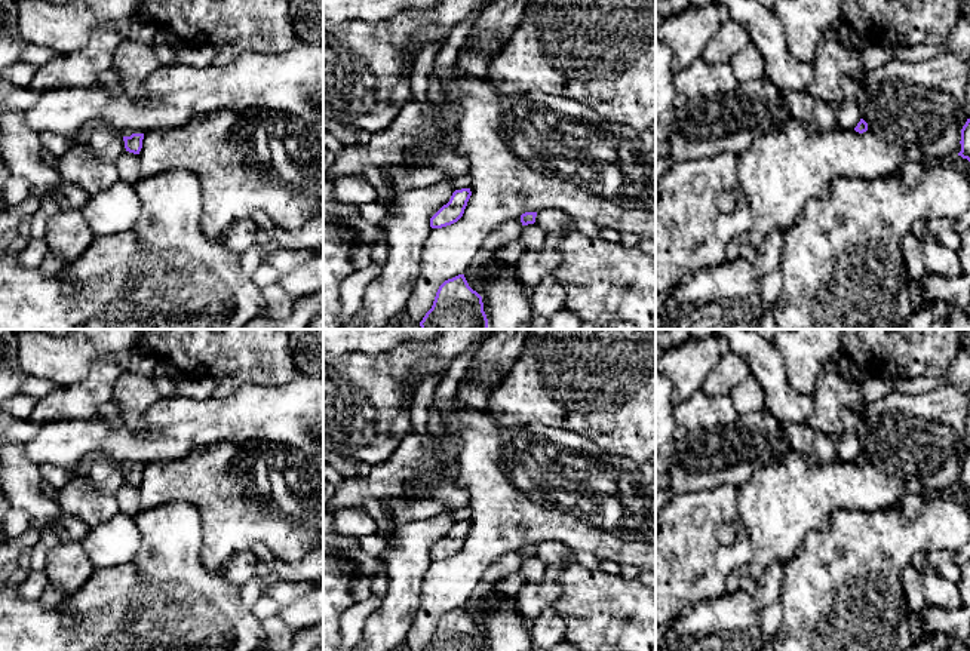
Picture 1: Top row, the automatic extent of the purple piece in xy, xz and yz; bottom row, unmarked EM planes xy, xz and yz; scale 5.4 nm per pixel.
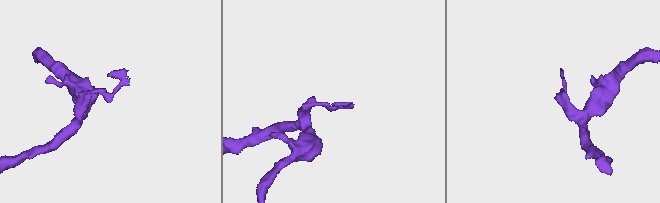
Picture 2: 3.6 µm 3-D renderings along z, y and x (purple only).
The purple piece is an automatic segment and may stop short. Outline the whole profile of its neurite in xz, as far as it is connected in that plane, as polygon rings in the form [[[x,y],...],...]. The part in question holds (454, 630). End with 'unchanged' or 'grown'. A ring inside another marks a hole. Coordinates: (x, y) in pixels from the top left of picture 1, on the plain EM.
[[[458,607],[439,618],[423,651],[486,651],[486,647],[482,629],[469,618],[464,607]]]; unchanged

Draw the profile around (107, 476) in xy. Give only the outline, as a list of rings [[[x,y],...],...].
[[[92,452],[71,470],[73,477],[89,480],[104,494],[116,494],[125,483],[123,467],[102,452]]]

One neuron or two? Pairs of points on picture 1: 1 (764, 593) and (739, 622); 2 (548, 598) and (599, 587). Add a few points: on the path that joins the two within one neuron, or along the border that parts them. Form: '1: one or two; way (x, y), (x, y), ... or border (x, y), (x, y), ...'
1: two; border (752, 596), (763, 607)
2: two; border (571, 564), (559, 573), (559, 596), (552, 605)

